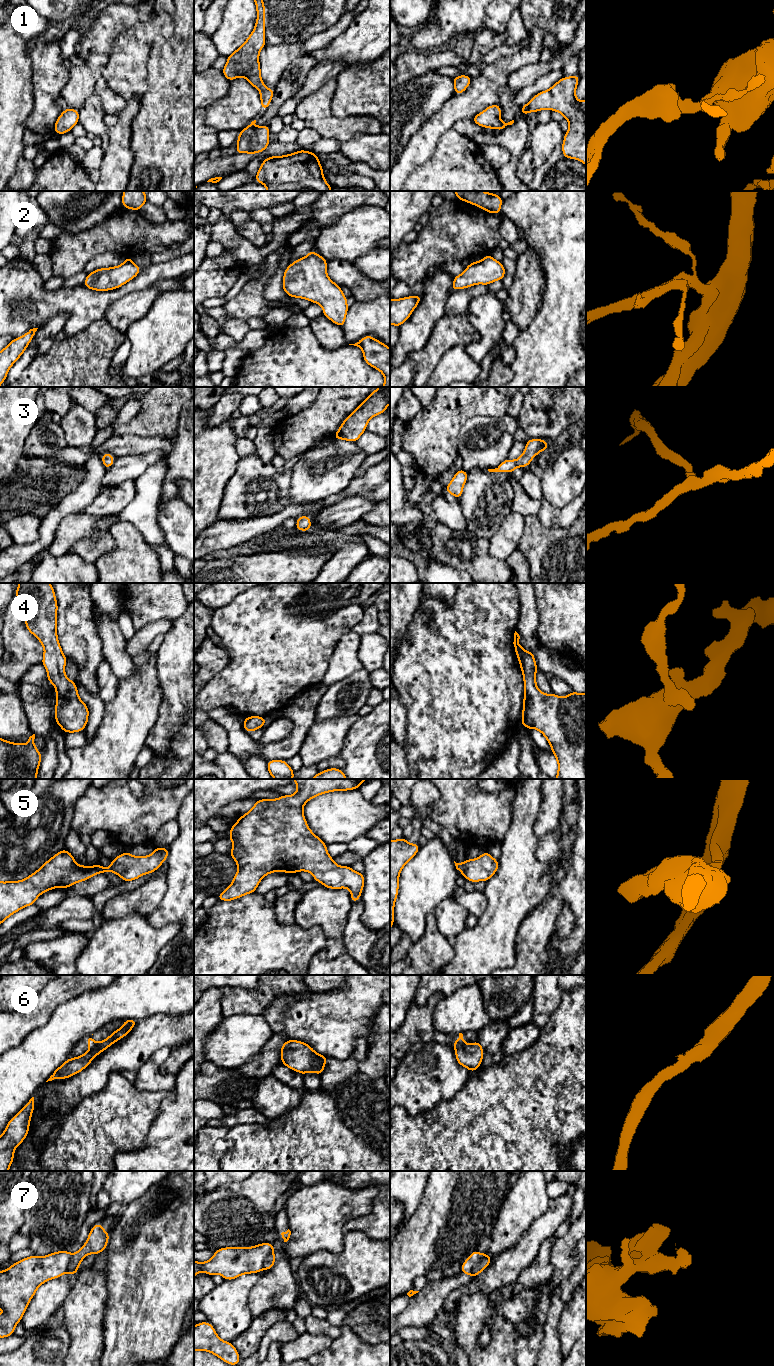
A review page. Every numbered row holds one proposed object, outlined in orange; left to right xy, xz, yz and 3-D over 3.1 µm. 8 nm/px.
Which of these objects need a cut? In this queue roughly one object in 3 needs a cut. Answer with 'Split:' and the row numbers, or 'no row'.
Split: 6, 7

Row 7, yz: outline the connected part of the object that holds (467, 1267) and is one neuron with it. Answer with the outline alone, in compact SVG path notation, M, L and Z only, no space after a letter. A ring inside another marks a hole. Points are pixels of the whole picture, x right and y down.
M473 1251L467 1260L461 1264L461 1273L470 1275L474 1277L473 1271L474 1268L481 1262L484 1257L484 1253L479 1253L478 1251Z

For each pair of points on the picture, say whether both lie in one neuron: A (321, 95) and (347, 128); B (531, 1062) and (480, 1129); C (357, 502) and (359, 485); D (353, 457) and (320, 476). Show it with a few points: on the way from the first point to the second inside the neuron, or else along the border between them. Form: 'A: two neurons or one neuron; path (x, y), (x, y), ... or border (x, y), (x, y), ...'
A: one neuron; path (321, 105), (321, 111), (337, 127)
B: one neuron; path (530, 1079), (497, 1112)
C: two neurons; border (377, 500), (351, 496), (336, 503)
D: one neuron; path (345, 458), (328, 470)

